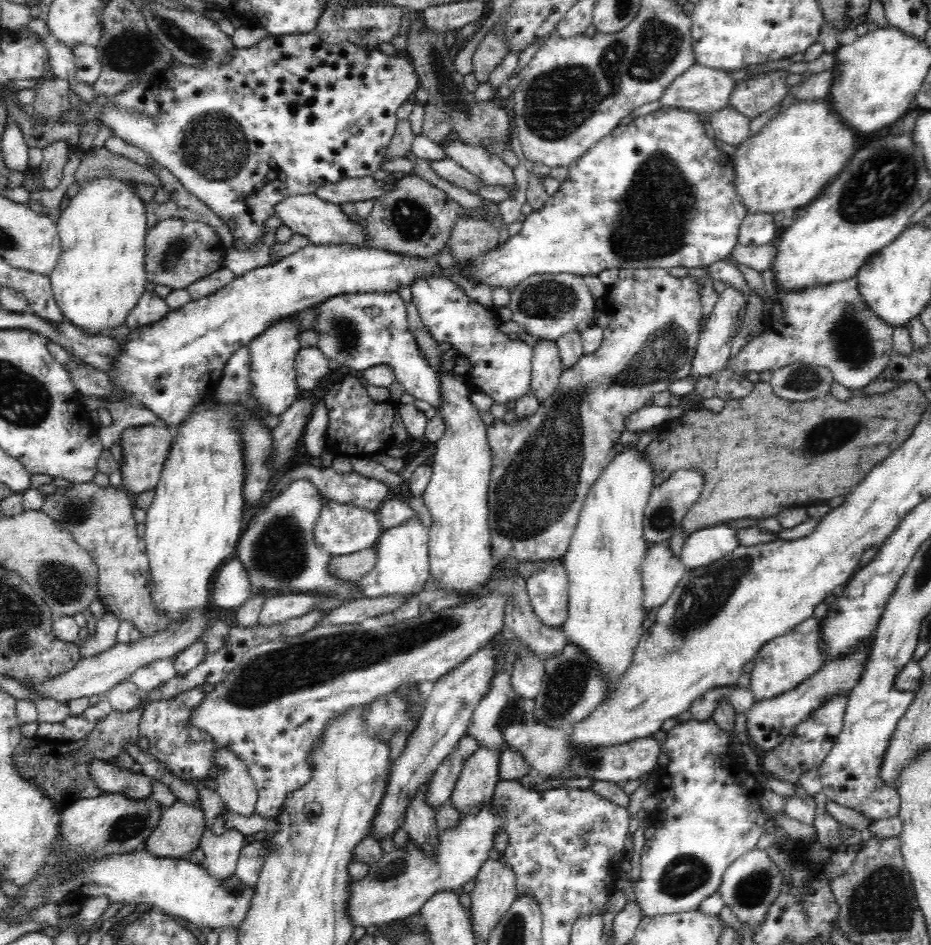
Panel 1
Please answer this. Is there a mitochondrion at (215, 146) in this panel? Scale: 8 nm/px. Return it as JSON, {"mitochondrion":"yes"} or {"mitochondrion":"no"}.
{"mitochondrion":"yes"}

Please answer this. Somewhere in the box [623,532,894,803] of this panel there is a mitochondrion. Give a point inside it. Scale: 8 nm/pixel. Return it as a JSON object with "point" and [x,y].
{"point":[706,593]}

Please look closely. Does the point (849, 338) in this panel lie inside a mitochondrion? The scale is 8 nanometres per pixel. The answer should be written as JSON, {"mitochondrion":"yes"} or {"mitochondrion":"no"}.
{"mitochondrion":"yes"}

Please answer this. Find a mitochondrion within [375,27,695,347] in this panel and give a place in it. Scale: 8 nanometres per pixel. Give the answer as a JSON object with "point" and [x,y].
{"point":[435,64]}

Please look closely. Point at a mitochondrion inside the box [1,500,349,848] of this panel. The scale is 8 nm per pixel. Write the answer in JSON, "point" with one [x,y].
{"point":[280,550]}

